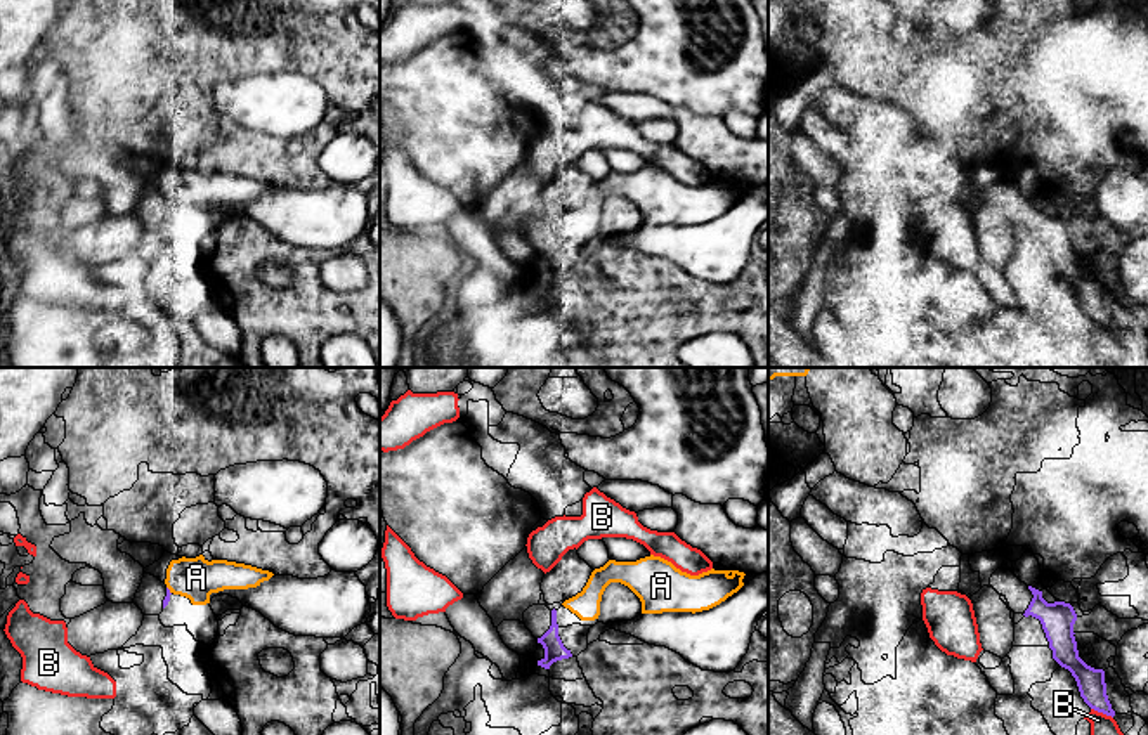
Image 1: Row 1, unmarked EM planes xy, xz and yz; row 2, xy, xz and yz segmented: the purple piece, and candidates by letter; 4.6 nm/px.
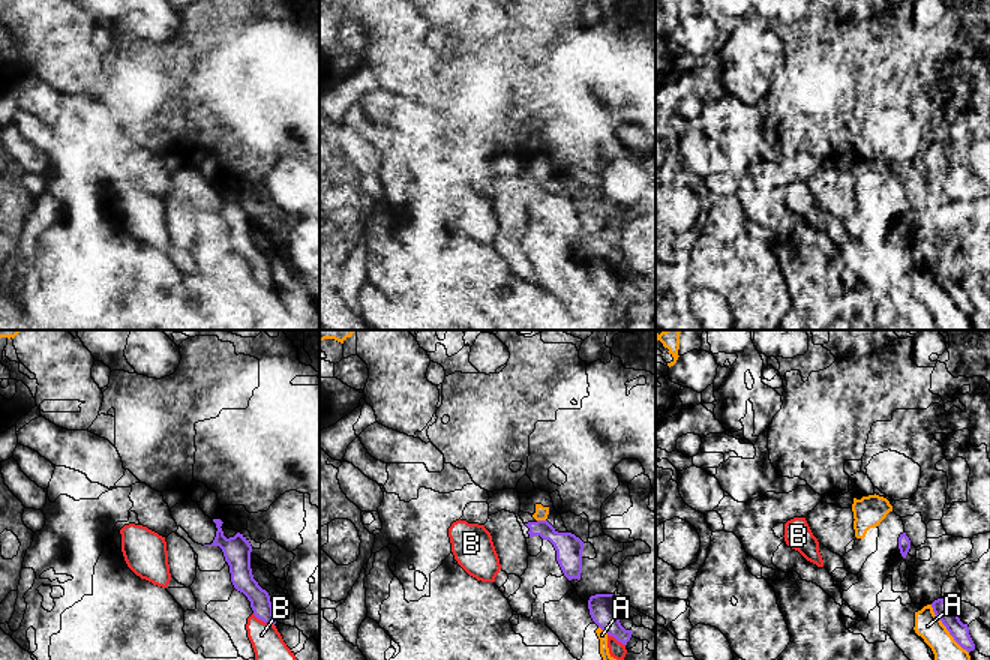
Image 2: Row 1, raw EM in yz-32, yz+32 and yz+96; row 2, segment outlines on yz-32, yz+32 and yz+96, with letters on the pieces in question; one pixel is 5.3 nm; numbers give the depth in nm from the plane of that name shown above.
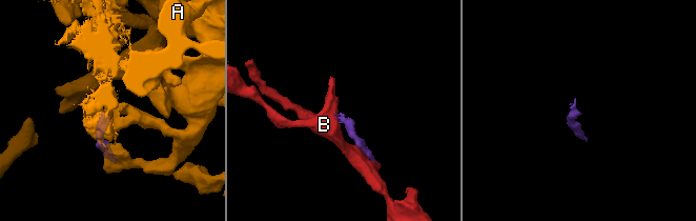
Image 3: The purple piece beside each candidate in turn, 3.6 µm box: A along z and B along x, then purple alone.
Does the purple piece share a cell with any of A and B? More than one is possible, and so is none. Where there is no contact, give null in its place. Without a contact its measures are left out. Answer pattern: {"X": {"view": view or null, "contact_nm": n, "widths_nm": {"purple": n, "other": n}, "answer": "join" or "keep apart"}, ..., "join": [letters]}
{"A": {"view": "xy", "contact_nm": 40, "widths_nm": {"purple": 30, "other": 190}, "answer": "keep apart"}, "B": {"view": "yz", "contact_nm": 120, "widths_nm": {"purple": 130, "other": 160}, "answer": "keep apart"}, "join": []}

